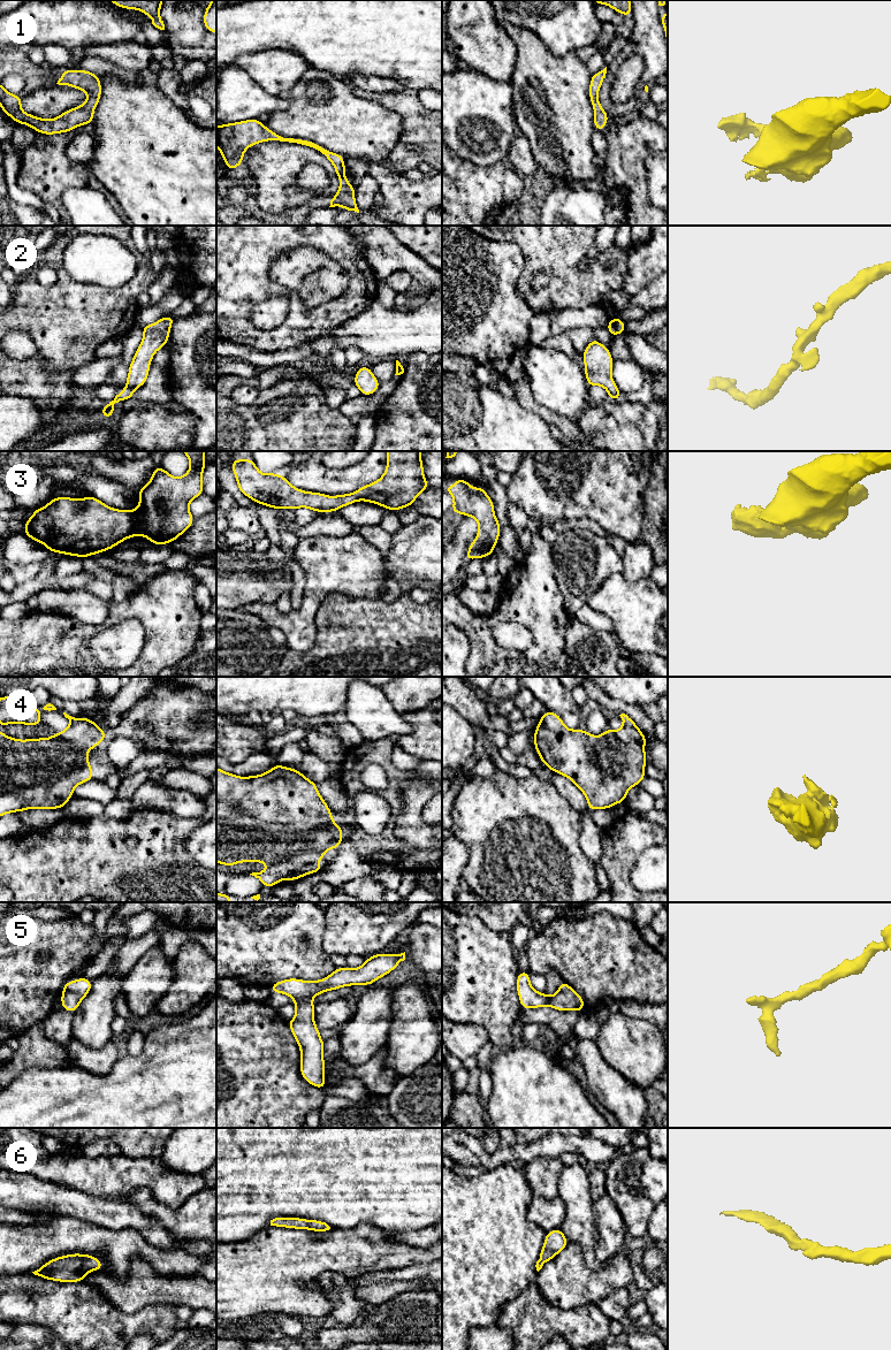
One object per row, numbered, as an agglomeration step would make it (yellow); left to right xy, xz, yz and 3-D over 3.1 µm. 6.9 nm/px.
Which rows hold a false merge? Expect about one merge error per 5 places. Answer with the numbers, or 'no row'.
no row

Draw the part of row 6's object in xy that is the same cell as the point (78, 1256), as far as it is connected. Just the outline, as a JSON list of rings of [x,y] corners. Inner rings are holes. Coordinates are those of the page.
[[[64,1254],[45,1263],[39,1269],[32,1272],[44,1280],[58,1282],[82,1282],[87,1272],[100,1271],[104,1264],[92,1254]]]

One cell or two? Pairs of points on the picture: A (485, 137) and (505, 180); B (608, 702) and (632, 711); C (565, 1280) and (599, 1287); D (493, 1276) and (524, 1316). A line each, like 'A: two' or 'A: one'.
A: two
B: one
C: one
D: two

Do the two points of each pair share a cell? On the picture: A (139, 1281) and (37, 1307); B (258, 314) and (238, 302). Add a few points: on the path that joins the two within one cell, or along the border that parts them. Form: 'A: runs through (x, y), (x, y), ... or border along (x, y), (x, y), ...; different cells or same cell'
A: border along (84, 1280), (93, 1284), (120, 1310); different cells
B: border along (274, 295), (251, 311), (251, 322), (260, 330); different cells

